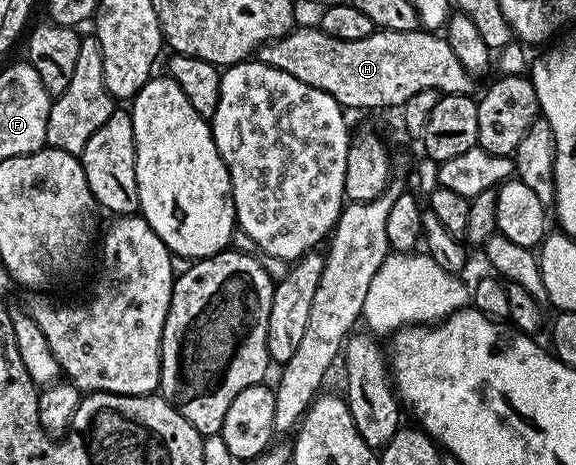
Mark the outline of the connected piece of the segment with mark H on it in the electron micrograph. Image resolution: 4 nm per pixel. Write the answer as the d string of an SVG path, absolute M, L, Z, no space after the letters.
M313 25L290 30L283 38L276 38L272 42L266 43L257 51L256 58L261 65L271 66L272 68L280 68L280 72L288 72L288 76L296 76L296 80L300 80L304 84L308 84L312 88L320 88L324 92L328 92L328 96L332 96L347 111L350 110L382 110L385 106L394 106L401 108L412 96L416 96L416 92L424 92L425 90L436 90L442 94L470 94L473 91L475 79L460 64L460 60L456 60L456 52L452 52L452 48L446 43L445 37L441 33L423 30L409 30L408 32L392 32L391 30L375 29L374 33L364 36L364 40L340 40L333 38L315 28Z

